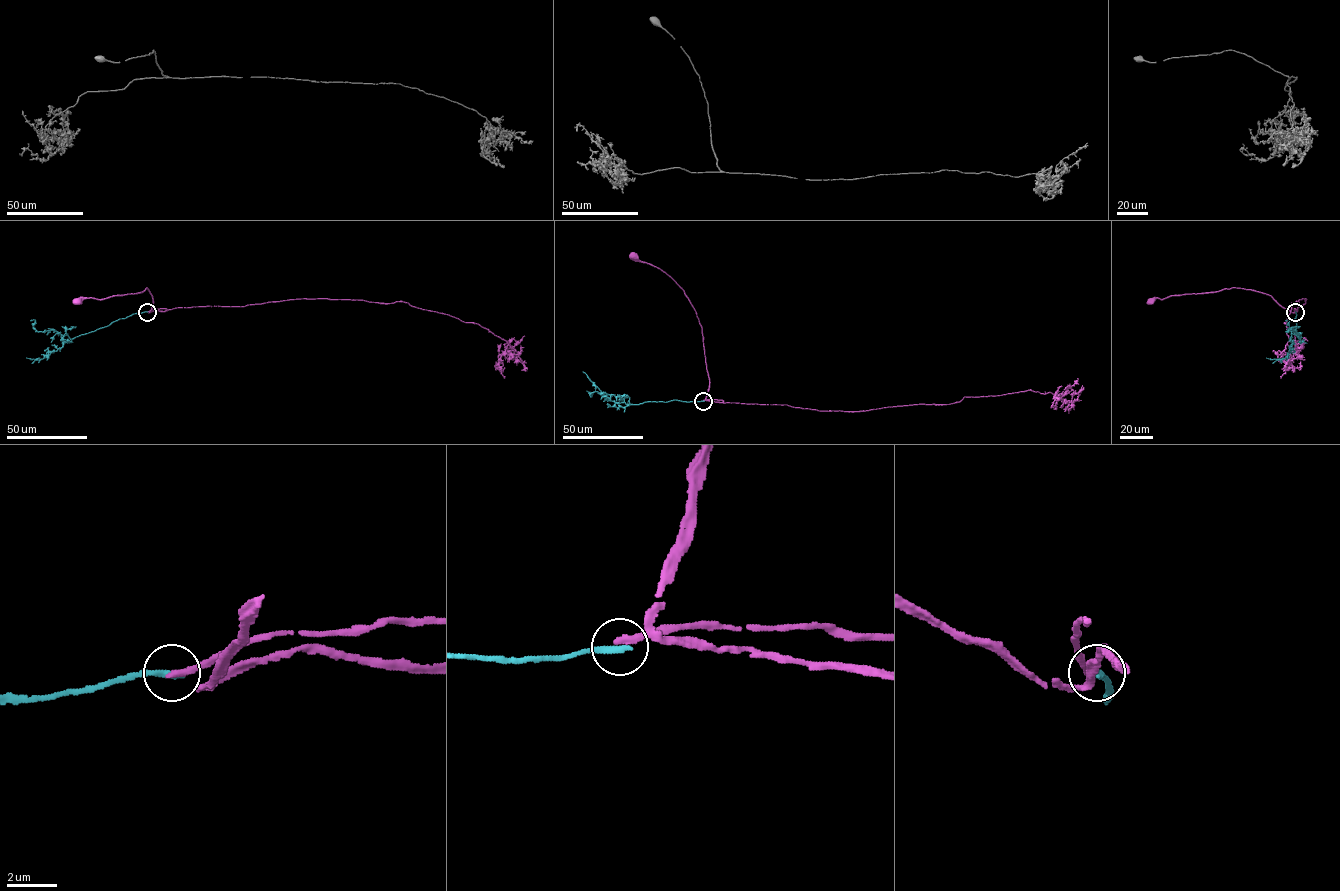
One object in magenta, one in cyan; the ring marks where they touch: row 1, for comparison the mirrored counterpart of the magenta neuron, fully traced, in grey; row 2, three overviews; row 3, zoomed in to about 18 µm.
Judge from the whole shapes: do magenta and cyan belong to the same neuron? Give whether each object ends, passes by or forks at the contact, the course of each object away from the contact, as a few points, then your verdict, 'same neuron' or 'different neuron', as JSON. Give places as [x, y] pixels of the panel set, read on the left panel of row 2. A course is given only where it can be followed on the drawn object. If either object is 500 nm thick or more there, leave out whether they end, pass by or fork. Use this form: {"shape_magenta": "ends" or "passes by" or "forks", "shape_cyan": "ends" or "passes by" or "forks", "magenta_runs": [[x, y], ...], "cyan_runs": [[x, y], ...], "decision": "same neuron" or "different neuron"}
{"shape_magenta": "ends", "shape_cyan": "ends", "magenta_runs": [[147, 311], [152, 307], [153, 297], [147, 287], [140, 292], [97, 299], [82, 298], [77, 301]], "cyan_runs": [[147, 311], [132, 314], [71, 339], [65, 334], [62, 346], [56, 351], [39, 360], [26, 357]], "decision": "different neuron"}

